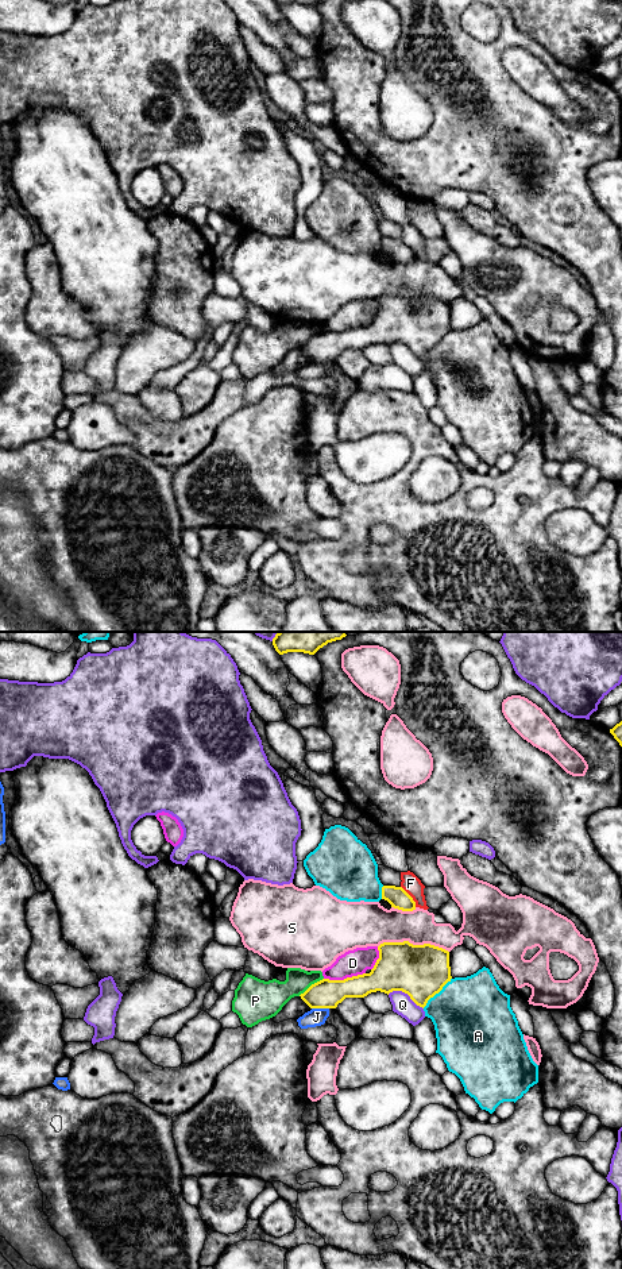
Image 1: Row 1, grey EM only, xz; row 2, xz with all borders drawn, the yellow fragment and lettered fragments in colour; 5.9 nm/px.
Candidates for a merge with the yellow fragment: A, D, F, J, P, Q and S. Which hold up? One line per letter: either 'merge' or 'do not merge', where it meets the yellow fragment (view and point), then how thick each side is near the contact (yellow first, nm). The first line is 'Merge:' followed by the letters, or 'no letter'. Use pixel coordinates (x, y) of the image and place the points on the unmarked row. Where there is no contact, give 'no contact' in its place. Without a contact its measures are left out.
Merge: no letter
A: do not merge; meets yellow in xz at (436, 344); 320 nm thick on the yellow side, 460 nm on the other
D: do not merge; meets yellow in xz at (344, 331); 190 nm thick on the yellow side, 160 nm on the other
F: do not merge; meets yellow in xz at (410, 249); 120 nm thick on the yellow side, 110 nm on the other
J: do not merge; meets yellow in xz at (320, 359); 180 nm thick on the yellow side, 110 nm on the other
P: do not merge; meets yellow in xz at (312, 336); 180 nm thick on the yellow side, 180 nm on the other
Q: do not merge; meets yellow in xz at (405, 344); 320 nm thick on the yellow side, 120 nm on the other
S: do not merge; meets yellow in xz at (412, 296); 320 nm thick on the yellow side, 220 nm on the other

